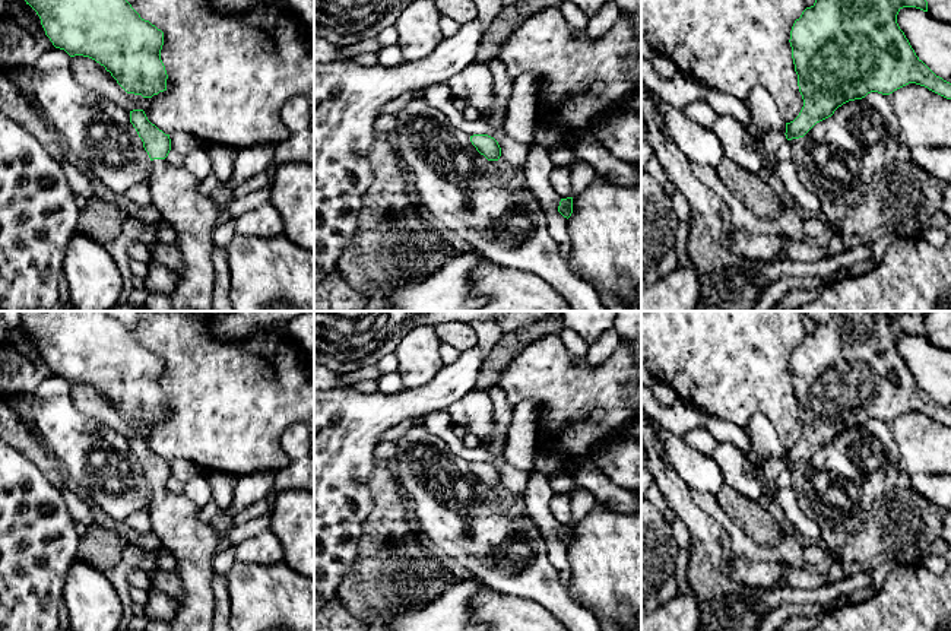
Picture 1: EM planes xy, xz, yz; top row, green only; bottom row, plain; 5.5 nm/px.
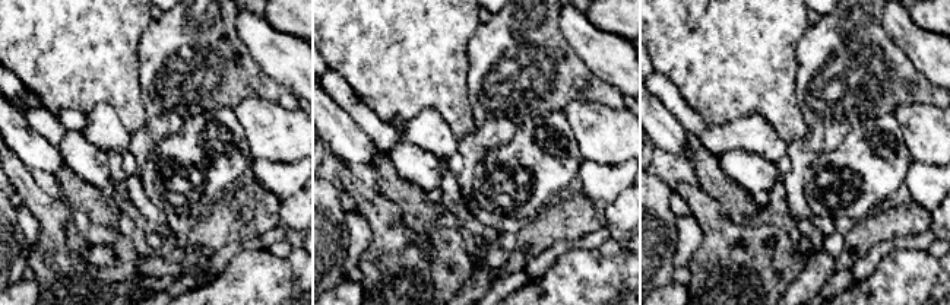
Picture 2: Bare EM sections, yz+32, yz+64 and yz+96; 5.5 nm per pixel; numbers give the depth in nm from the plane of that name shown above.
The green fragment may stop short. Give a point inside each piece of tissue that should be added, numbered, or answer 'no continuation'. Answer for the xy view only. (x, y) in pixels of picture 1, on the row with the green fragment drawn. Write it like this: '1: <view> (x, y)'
1: xy (176, 193)

